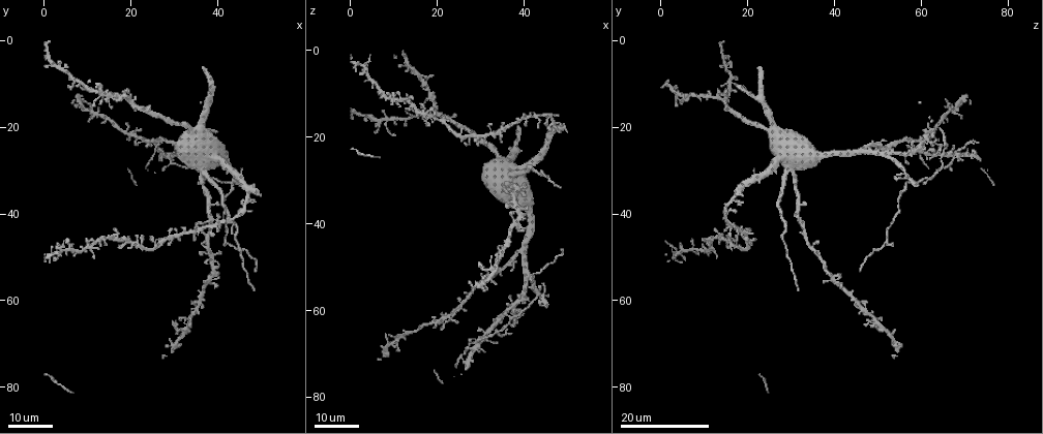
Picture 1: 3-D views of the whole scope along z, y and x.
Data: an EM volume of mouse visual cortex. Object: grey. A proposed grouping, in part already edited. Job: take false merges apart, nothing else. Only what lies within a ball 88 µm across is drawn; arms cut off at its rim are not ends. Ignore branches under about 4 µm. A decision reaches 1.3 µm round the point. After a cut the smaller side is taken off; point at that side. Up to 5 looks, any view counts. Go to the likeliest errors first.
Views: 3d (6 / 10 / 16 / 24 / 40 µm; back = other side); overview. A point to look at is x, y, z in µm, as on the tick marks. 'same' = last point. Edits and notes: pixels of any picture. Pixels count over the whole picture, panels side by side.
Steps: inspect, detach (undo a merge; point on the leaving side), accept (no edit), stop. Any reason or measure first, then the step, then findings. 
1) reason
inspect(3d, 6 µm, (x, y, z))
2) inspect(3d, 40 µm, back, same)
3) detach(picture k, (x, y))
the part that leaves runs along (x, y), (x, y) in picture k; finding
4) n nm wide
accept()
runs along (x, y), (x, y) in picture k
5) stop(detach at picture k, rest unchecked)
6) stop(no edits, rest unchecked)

two arms in line, one across
inspect(3d, 24 µm, (28.5, 26.5, 67.0))

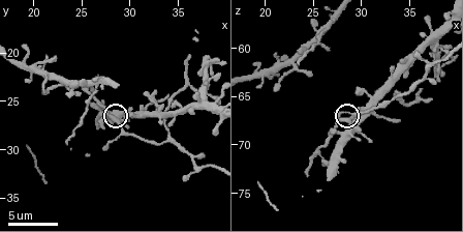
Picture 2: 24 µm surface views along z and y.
closer look
inspect(3d, 10 µm, (28.6, 26.8, 67.6))

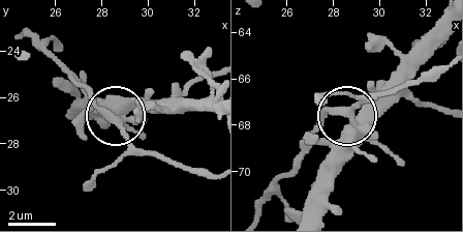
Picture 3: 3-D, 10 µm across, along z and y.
inspect(3d, 10 µm, back, (28.7, 27.1, 67.4))

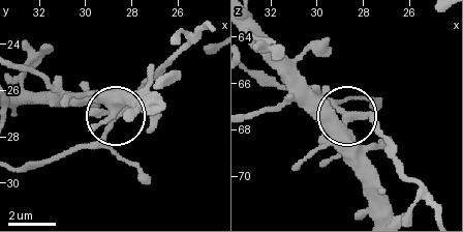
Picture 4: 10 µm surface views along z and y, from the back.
240 nm wide
accept()
runs along (250, 31), (333, 114), (362, 114), (378, 129) in picture 4; continuous, no second cell

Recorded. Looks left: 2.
thin arm on a thick one
inspect(3d, 24 µm, (8.5, 9.5, 16.0))

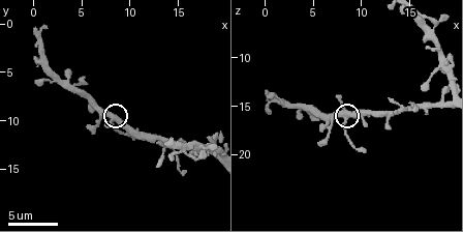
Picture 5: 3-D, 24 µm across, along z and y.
inspect(3d, 10 µm, same)

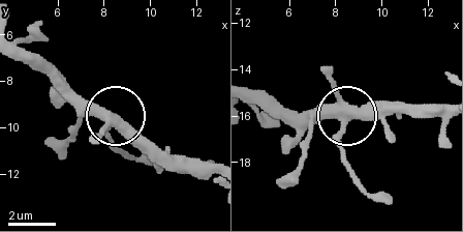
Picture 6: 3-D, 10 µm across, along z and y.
360 nm wide
accept()
runs along (443, 107), (355, 109), (342, 137), (342, 158) in picture 6; one cell here

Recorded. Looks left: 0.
stop(no edits, rest unchecked)

